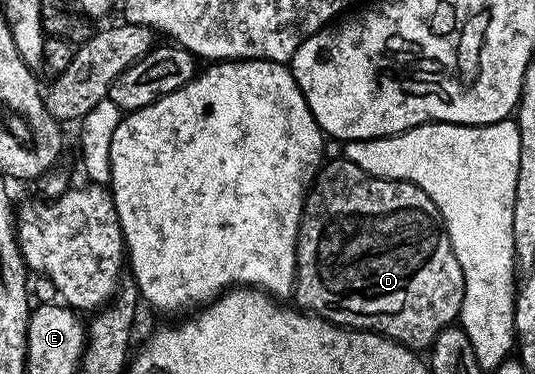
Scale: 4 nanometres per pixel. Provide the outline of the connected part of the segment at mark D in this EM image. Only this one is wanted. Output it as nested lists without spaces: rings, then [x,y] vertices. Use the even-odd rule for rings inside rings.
[[[344,157],[331,159],[317,172],[313,186],[309,188],[309,193],[305,196],[305,208],[301,214],[301,224],[297,234],[297,280],[293,282],[292,293],[292,298],[297,299],[296,306],[310,315],[318,315],[320,319],[325,319],[328,323],[336,323],[338,327],[376,331],[377,334],[385,335],[405,347],[428,349],[435,341],[437,334],[460,316],[461,302],[465,292],[463,269],[455,257],[449,235],[445,231],[445,223],[441,220],[435,201],[431,201],[431,197],[427,197],[427,193],[423,193],[423,189],[419,189],[414,183],[403,183],[396,179],[380,179],[377,175],[369,175],[363,169],[359,169],[359,165],[355,165],[350,159]]]

